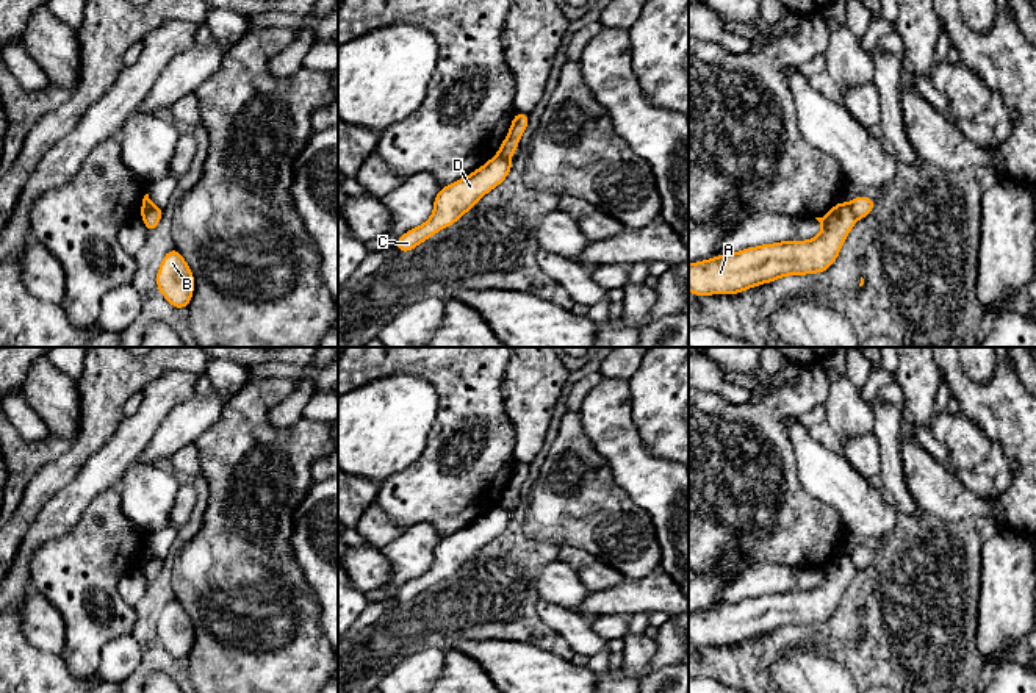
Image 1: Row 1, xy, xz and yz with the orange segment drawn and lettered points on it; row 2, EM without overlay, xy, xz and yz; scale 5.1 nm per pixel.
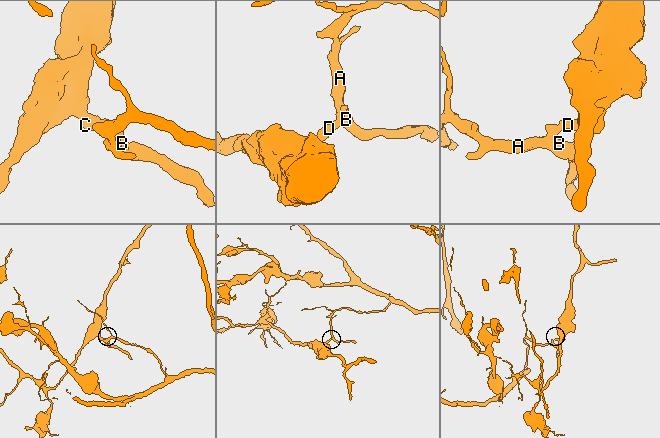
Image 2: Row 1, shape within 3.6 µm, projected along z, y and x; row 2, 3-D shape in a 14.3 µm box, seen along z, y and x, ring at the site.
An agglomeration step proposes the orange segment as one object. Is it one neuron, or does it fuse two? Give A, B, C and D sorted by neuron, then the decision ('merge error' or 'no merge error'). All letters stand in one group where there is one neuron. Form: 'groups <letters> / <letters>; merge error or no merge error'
groups A B / C D; merge error

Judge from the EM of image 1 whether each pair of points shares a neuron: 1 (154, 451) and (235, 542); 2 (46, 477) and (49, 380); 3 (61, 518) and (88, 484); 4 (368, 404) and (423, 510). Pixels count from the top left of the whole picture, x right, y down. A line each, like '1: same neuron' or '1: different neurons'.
1: different neurons
2: different neurons
3: same neuron
4: different neurons

